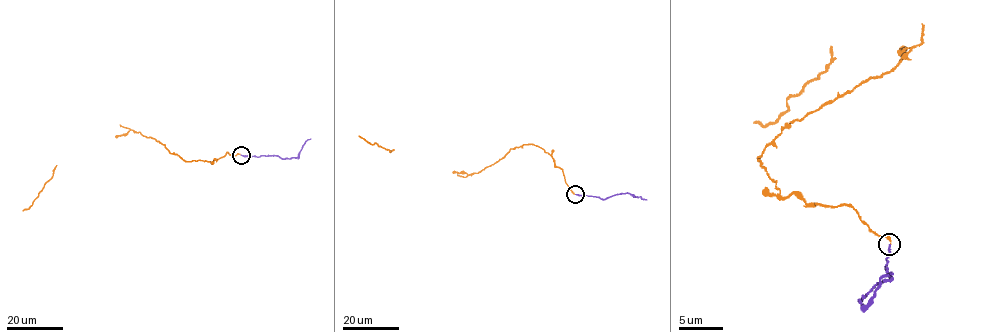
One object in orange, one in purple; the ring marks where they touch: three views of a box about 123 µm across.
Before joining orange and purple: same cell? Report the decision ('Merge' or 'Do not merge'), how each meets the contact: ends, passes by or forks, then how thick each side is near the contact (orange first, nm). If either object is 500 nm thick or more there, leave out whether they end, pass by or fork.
Do not merge. At the ring orange ends. At the ring purple ends. Thickness 110 nm (orange) against 170 nm

